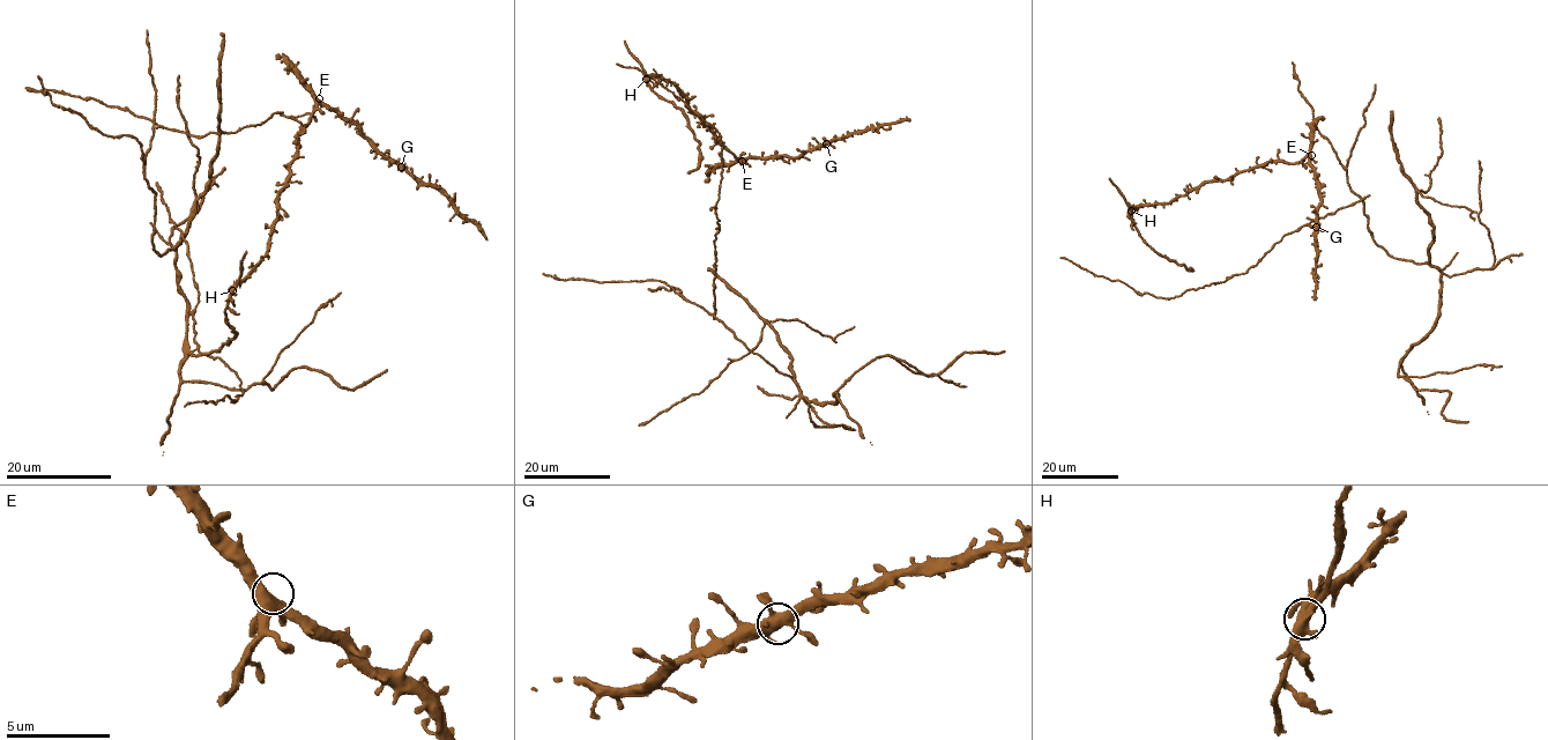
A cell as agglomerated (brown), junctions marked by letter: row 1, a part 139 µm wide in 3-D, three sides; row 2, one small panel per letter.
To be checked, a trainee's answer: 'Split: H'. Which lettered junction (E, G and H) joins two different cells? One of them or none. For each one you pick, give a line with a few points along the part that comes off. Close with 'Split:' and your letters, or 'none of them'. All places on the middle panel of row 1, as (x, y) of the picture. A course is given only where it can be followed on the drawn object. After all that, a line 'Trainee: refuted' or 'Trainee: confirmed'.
H: foreign part runs (646, 79), (652, 89), (682, 111), (698, 141), (700, 152), (697, 167), (686, 172)
Split: H
Trainee: confirmed

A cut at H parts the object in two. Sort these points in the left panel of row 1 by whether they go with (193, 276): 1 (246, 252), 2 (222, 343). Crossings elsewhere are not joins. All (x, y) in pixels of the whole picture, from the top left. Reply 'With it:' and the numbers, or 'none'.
With it: none

